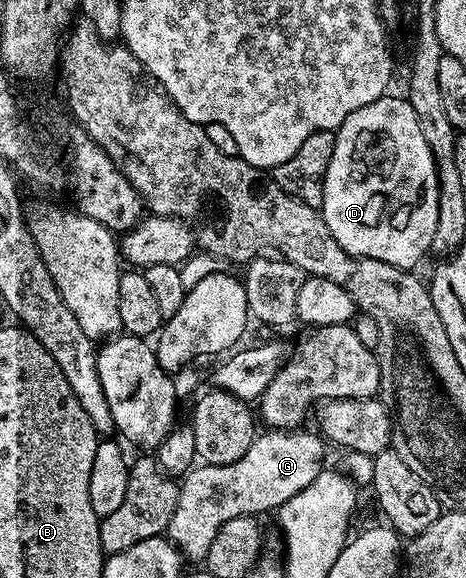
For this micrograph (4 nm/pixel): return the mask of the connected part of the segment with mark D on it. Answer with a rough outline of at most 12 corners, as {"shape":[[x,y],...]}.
{"shape":[[415,108],[335,131],[320,212],[356,258],[433,249],[439,180]]}

